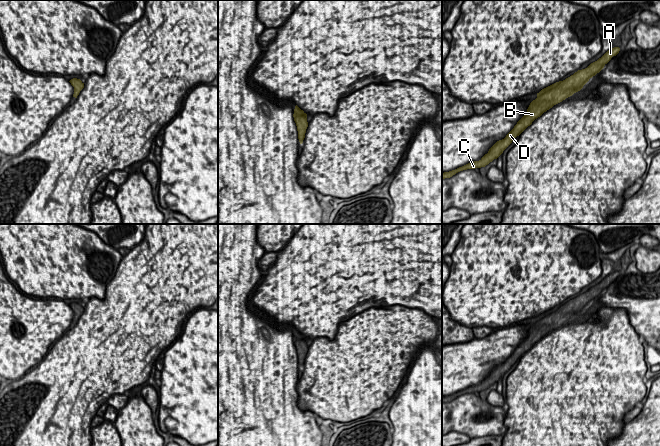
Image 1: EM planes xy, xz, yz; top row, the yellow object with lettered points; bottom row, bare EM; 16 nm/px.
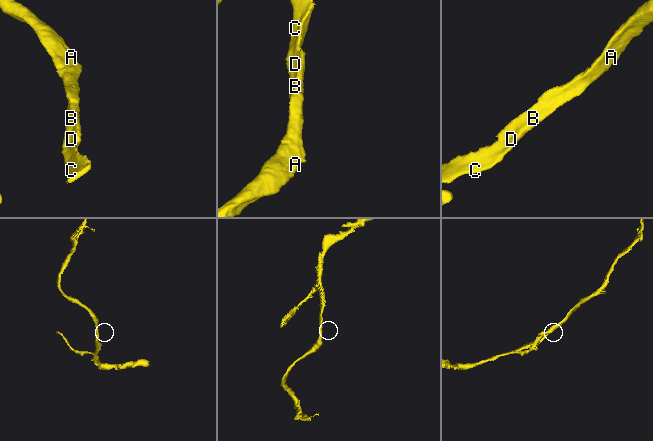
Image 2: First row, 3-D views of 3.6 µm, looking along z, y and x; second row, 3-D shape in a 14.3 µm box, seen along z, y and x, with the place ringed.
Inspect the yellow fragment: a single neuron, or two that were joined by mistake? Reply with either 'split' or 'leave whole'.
leave whole

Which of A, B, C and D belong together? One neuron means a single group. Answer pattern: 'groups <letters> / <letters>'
groups A B C D

